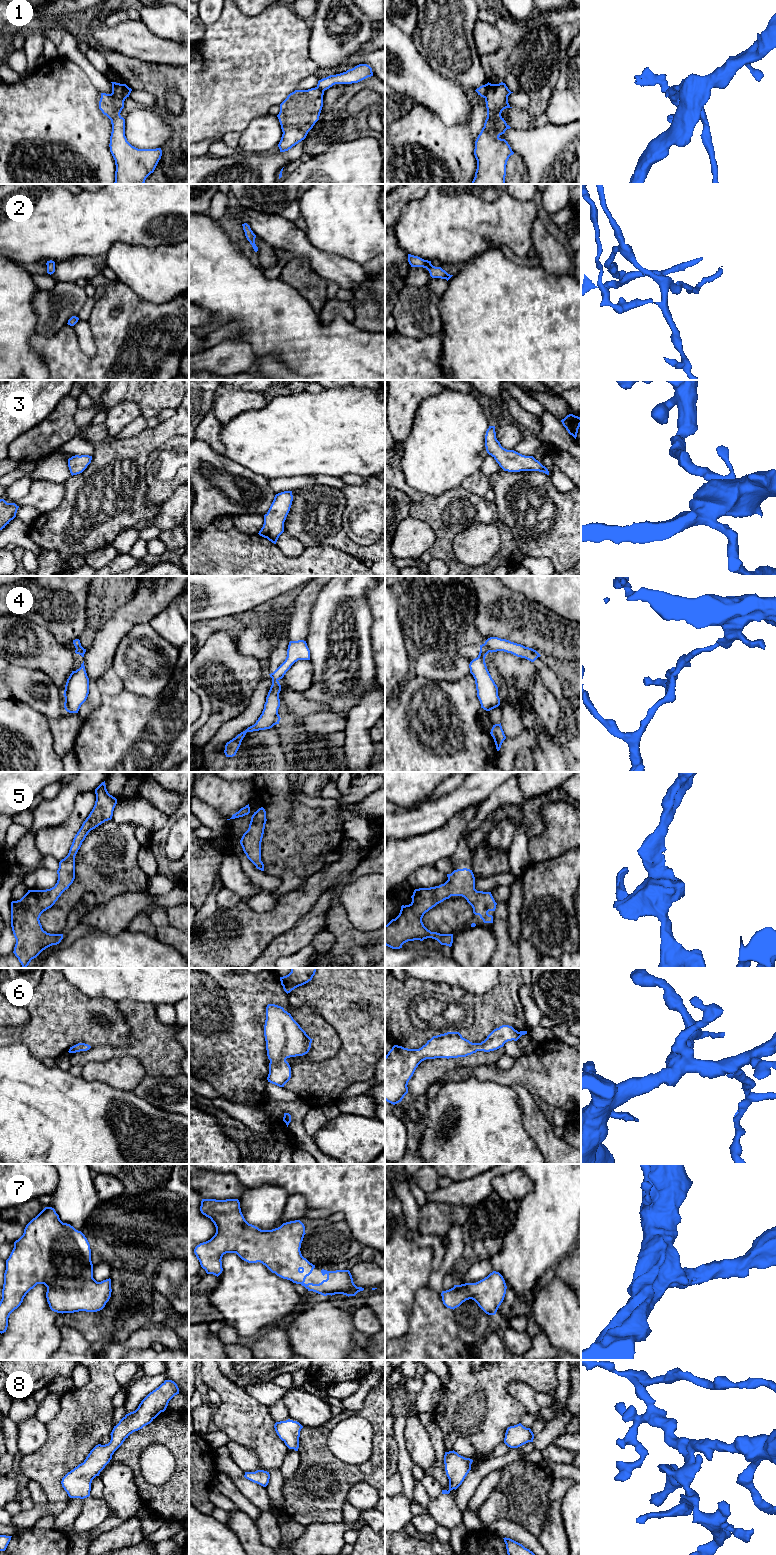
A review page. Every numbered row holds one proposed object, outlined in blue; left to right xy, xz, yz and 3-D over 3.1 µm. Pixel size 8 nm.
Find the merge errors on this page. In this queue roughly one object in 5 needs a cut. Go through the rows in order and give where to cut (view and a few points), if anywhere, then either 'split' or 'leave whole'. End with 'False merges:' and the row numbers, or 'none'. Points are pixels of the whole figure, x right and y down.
1: cut in yz along (487, 84), (484, 97); split
2: no cut; leave whole
3: no cut; leave whole
4: cut in yz along (483, 644), (490, 651); split
5: no cut; leave whole
6: no cut; leave whole
7: no cut; leave whole
8: no cut; leave whole
False merges: 1, 4

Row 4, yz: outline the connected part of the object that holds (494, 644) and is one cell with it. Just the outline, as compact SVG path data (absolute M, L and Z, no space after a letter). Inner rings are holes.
M498 637L488 638L485 641L484 645L489 649L491 653L504 651L507 653L511 653L517 657L525 658L531 662L534 662L538 657L541 656L536 650L532 648L525 647L521 644L517 644Z

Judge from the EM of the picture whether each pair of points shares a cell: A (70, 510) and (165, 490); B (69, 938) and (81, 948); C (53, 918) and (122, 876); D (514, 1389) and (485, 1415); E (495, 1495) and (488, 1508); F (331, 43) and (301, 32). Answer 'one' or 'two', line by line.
A: two
B: two
C: one
D: two
E: one
F: two

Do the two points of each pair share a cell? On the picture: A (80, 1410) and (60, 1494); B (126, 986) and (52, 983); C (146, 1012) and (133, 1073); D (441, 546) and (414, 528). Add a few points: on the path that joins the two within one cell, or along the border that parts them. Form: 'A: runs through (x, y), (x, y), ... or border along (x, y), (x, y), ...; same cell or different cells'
A: runs through (73, 1431), (67, 1446), (55, 1459), (55, 1473); same cell
B: border along (65, 978), (85, 995), (92, 997); different cells
C: border along (113, 1057), (133, 1056), (143, 1066), (146, 1073); different cells
D: border along (423, 520), (433, 531), (434, 543), (419, 559); different cells

